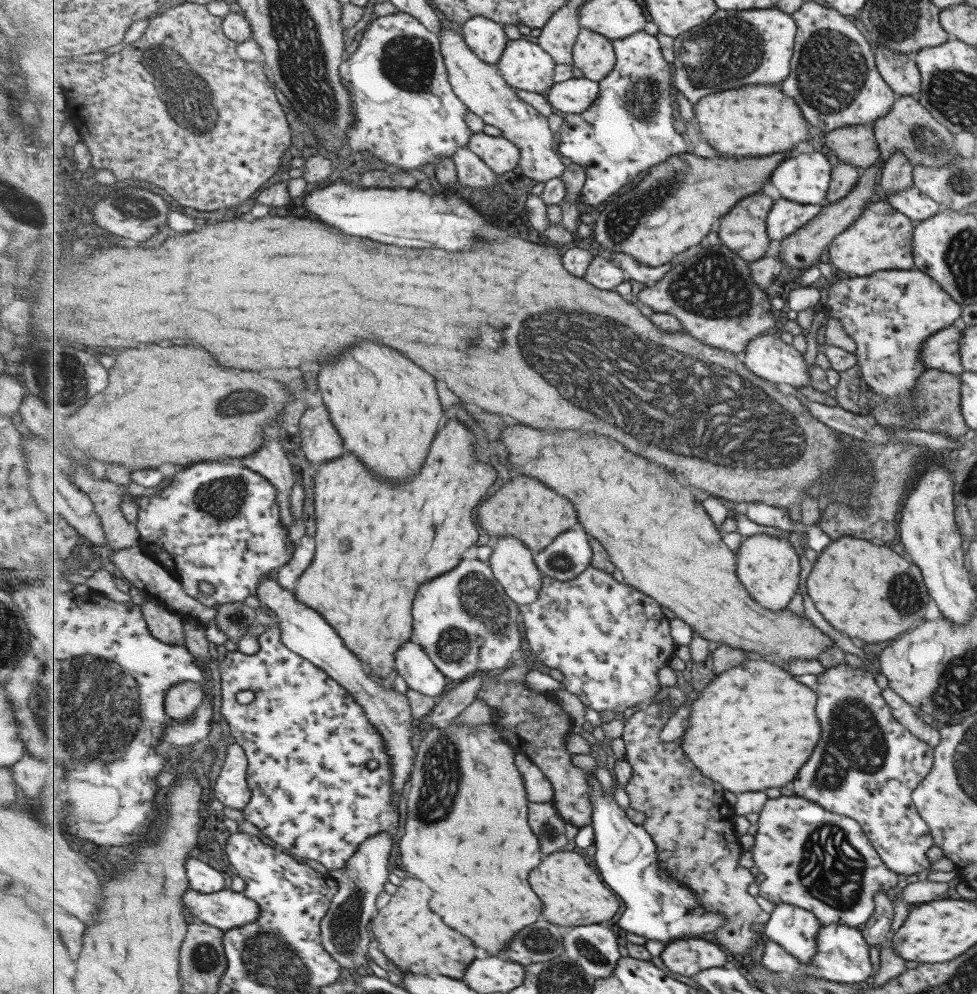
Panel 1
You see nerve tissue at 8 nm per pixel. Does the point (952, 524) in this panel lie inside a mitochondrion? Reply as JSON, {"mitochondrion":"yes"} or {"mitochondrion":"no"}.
{"mitochondrion":"no"}

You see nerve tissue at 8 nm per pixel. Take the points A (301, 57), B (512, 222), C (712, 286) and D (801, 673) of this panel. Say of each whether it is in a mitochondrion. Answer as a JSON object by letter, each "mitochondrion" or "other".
{"A":"mitochondrion","B":"other","C":"mitochondrion","D":"other"}

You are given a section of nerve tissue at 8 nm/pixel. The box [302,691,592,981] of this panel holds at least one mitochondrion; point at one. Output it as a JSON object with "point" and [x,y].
{"point":[442,766]}

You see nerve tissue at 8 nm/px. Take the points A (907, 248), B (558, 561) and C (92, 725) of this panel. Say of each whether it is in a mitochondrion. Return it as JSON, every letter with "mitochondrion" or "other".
{"A":"other","B":"mitochondrion","C":"mitochondrion"}

